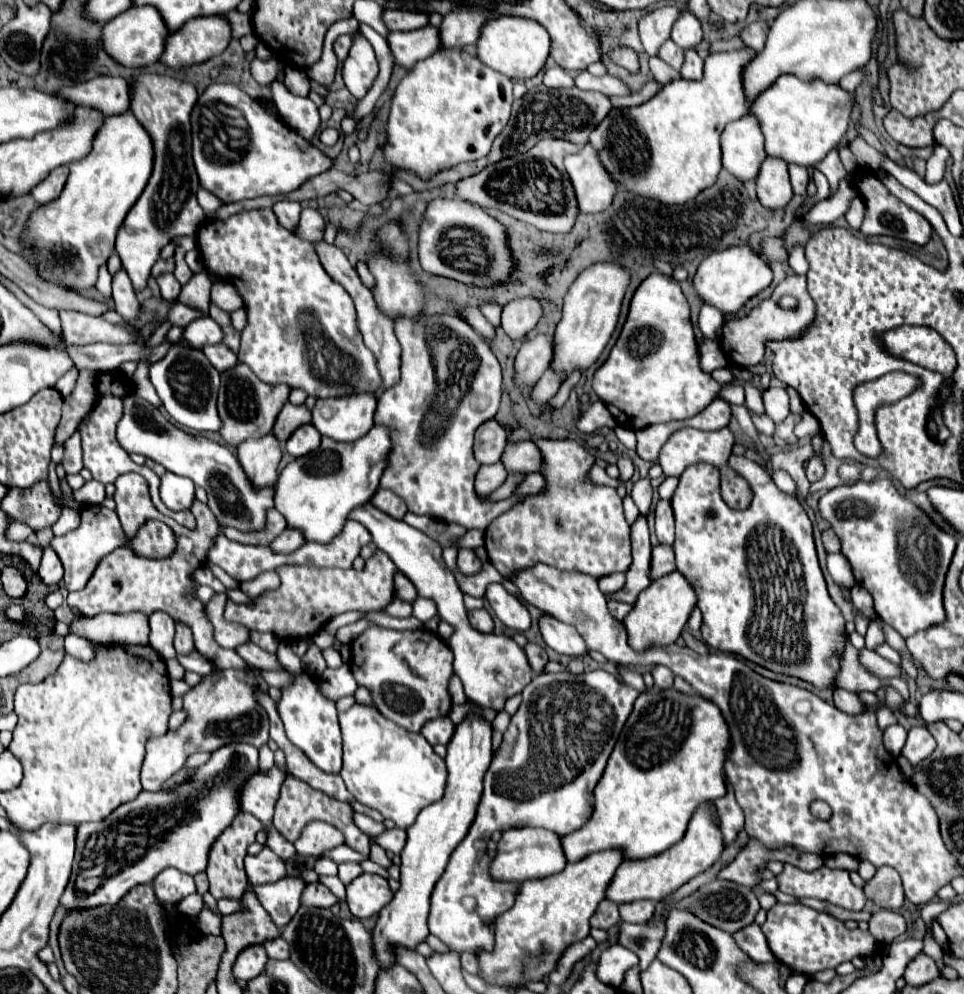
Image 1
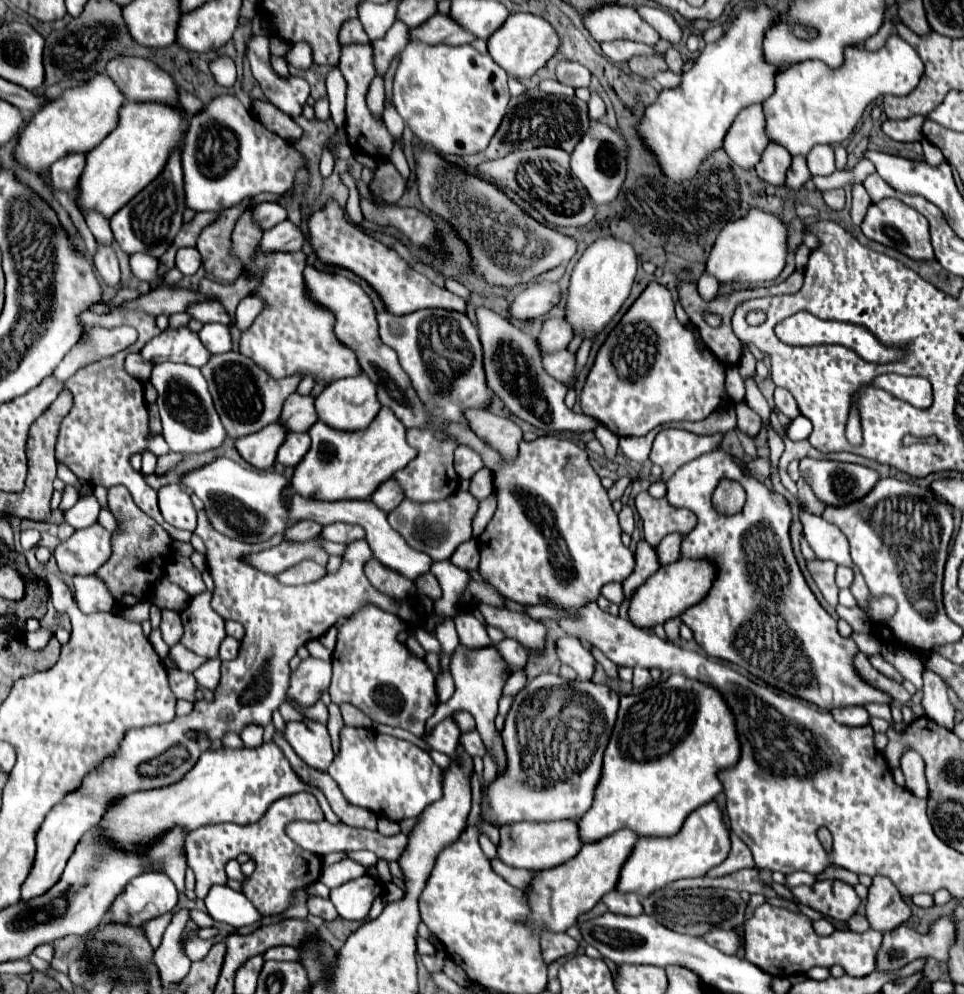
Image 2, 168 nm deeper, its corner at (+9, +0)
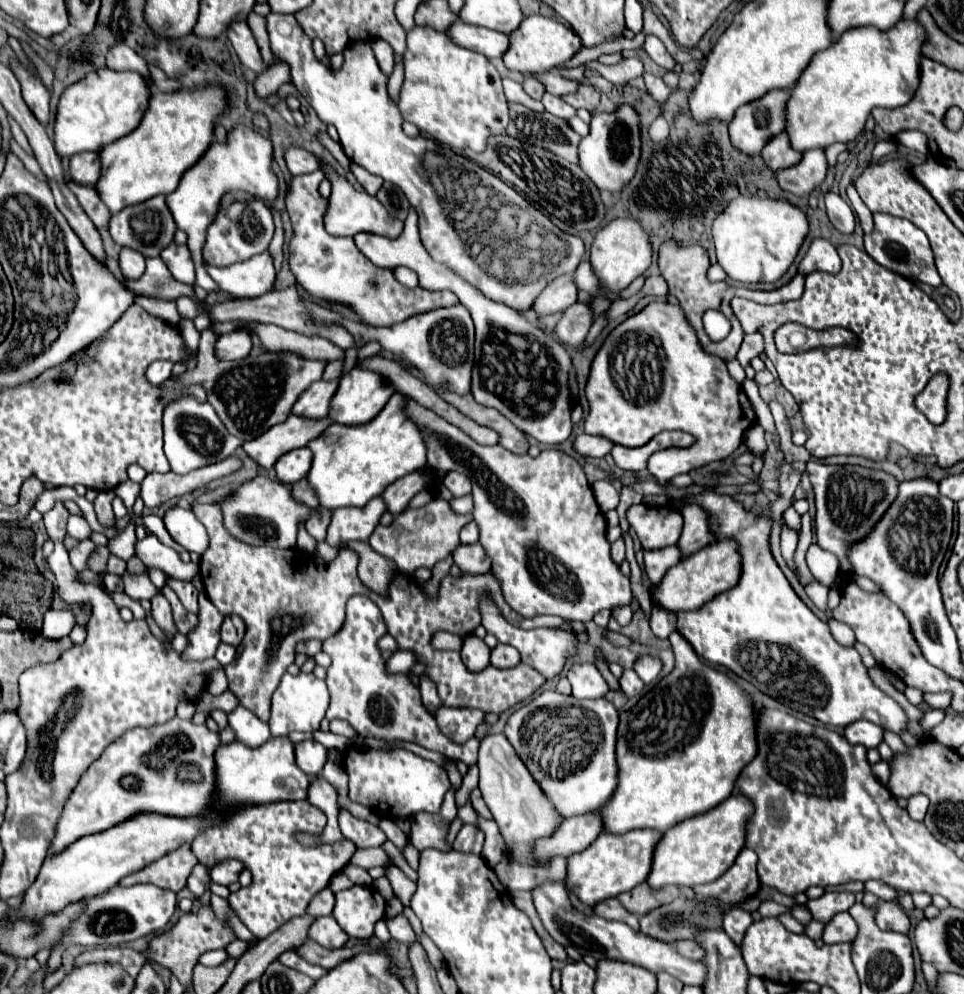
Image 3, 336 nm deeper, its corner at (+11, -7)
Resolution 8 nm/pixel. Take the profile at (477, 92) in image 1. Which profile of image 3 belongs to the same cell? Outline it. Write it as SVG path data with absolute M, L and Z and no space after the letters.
M415 27L407 33L403 63L405 81L397 107L401 117L417 125L423 135L455 153L463 153L463 149L483 153L489 137L505 133L509 123L507 99L501 75L487 57L453 45L445 33L429 27Z

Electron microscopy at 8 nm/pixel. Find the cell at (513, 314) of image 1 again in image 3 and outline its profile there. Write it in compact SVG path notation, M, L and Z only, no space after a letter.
M561 275L557 279L553 279L535 299L533 303L533 311L537 313L537 317L545 317L551 313L559 313L565 311L567 307L571 307L577 301L577 287L571 281L571 275Z

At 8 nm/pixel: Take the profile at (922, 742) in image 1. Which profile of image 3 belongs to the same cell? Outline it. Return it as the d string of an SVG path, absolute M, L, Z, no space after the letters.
M917 793L917 795L911 795L911 797L909 797L907 811L909 811L909 815L911 815L915 821L923 821L923 817L925 817L925 811L927 811L927 805L929 805L929 799L927 799L927 795L923 795L923 793Z

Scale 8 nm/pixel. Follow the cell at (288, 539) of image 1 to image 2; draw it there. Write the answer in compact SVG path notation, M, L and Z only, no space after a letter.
M303 520L303 522L297 522L295 526L291 526L291 528L287 530L285 538L289 538L289 540L301 540L301 542L305 542L305 540L311 540L311 538L315 538L315 536L319 534L319 530L323 530L323 526L319 526L317 522Z

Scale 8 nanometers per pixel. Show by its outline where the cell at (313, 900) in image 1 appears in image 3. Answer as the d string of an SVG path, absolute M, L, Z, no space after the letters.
M331 915L317 917L309 927L309 937L323 947L343 947L347 941L347 933L337 925Z

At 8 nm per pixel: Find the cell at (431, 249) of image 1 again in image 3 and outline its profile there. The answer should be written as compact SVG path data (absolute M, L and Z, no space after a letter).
M325 163L321 165L321 169L325 171L327 179L331 181L331 199L329 199L329 213L325 215L325 227L329 229L329 233L333 235L355 235L359 231L371 231L389 239L399 237L403 221L391 217L385 207L371 195L367 195L365 191L355 191L345 177L339 177L331 167L327 167Z

